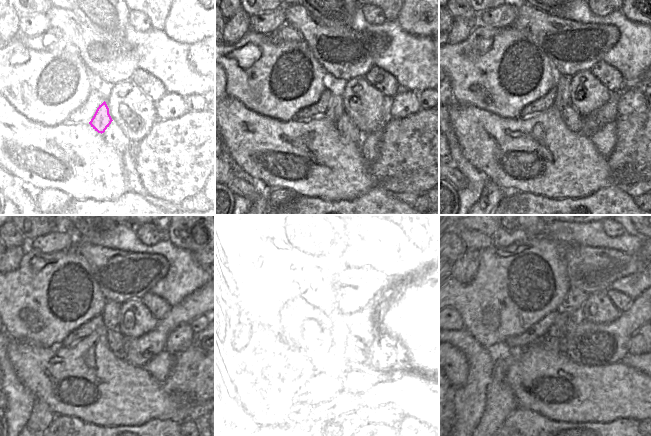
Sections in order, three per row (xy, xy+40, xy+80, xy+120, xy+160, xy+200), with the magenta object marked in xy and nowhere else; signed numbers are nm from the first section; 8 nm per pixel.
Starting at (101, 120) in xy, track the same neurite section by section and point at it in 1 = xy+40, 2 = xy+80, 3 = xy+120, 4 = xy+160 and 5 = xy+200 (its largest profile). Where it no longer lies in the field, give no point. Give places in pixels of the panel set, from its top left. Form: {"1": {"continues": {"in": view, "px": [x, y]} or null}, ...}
{"1": {"continues": {"in": "xy+40", "px": [334, 110]}}, "2": {"continues": {"in": "xy+80", "px": [561, 87]}}, "3": {"continues": {"in": "xy+120", "px": [111, 310]}}, "4": {"continues": {"in": "xy+160", "px": [336, 308]}}, "5": {"continues": {"in": "xy+200", "px": [562, 303]}}}

